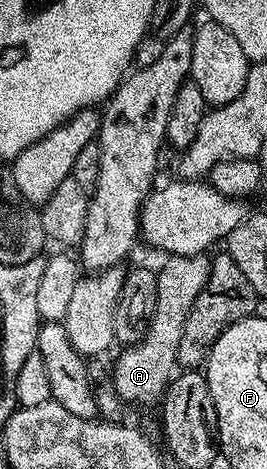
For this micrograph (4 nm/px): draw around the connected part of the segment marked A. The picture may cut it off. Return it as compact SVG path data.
M204 253L190 257L169 255L164 260L161 269L156 270L155 315L151 315L151 323L143 339L122 348L117 362L111 365L115 391L121 396L121 400L130 406L149 405L152 401L162 400L178 368L177 356L179 355L179 339L183 336L183 323L187 323L187 315L195 299L199 299L199 291L203 291L209 278L210 258Z

